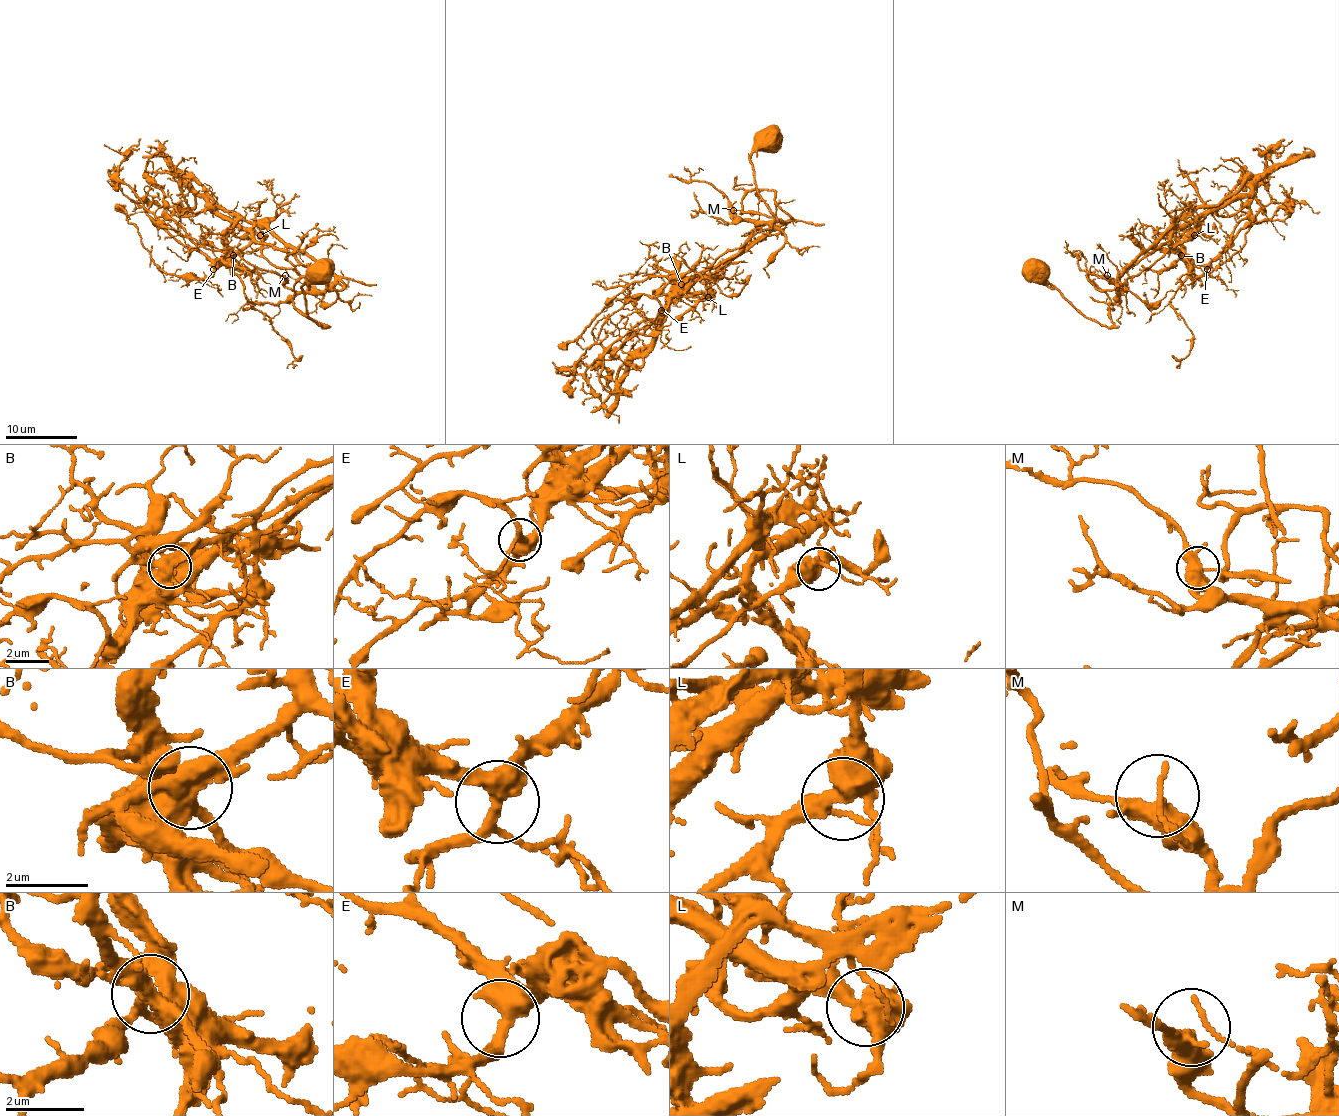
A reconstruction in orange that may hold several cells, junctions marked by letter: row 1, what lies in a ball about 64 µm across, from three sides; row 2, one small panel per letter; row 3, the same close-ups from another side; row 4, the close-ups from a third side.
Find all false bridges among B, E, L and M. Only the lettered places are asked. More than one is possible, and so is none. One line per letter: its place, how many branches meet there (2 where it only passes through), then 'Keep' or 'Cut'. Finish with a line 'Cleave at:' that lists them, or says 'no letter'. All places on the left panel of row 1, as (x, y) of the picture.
B: Place: (233, 255). Branches: 4. Cut
E: Place: (213, 269). Branches: 4. Keep
L: Place: (260, 235). Branches: 4. Keep
M: Place: (285, 275). Branches: 4. Keep
Cleave at: B

